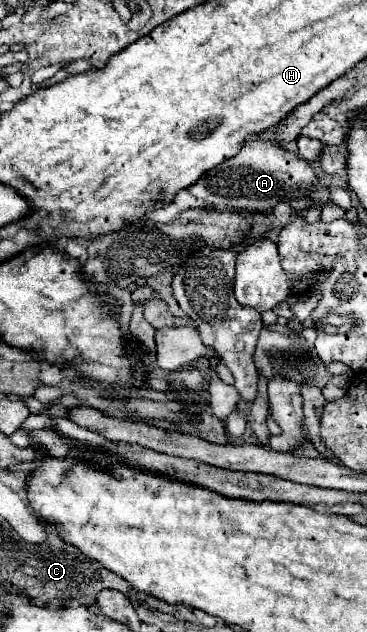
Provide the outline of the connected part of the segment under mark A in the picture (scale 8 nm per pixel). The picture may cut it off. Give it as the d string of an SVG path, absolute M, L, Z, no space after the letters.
M262 139L246 141L240 155L226 159L224 163L220 163L220 167L208 171L208 175L204 175L204 179L200 179L200 183L196 183L196 187L190 187L188 191L206 205L250 213L270 213L278 201L288 201L294 213L302 215L312 207L322 209L332 201L330 189L320 183L316 171L308 161L272 141Z

